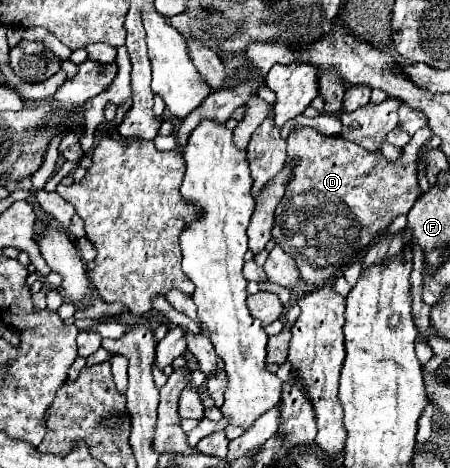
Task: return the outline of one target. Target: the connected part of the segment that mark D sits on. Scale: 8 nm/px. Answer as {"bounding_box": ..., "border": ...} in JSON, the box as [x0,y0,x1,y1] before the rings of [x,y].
{"bounding_box":[272,127,432,287],"border":[[[294,127],[286,139],[288,157],[286,165],[292,165],[292,179],[286,183],[284,197],[276,207],[272,239],[276,245],[286,249],[286,253],[296,261],[302,281],[312,287],[324,287],[328,281],[338,277],[346,267],[358,261],[368,247],[380,237],[394,217],[404,215],[412,209],[416,199],[422,195],[418,187],[418,151],[432,137],[432,131],[420,129],[416,137],[402,147],[402,153],[396,161],[386,159],[380,151],[366,151],[354,141],[344,137],[328,137],[318,133],[312,127]]]}

